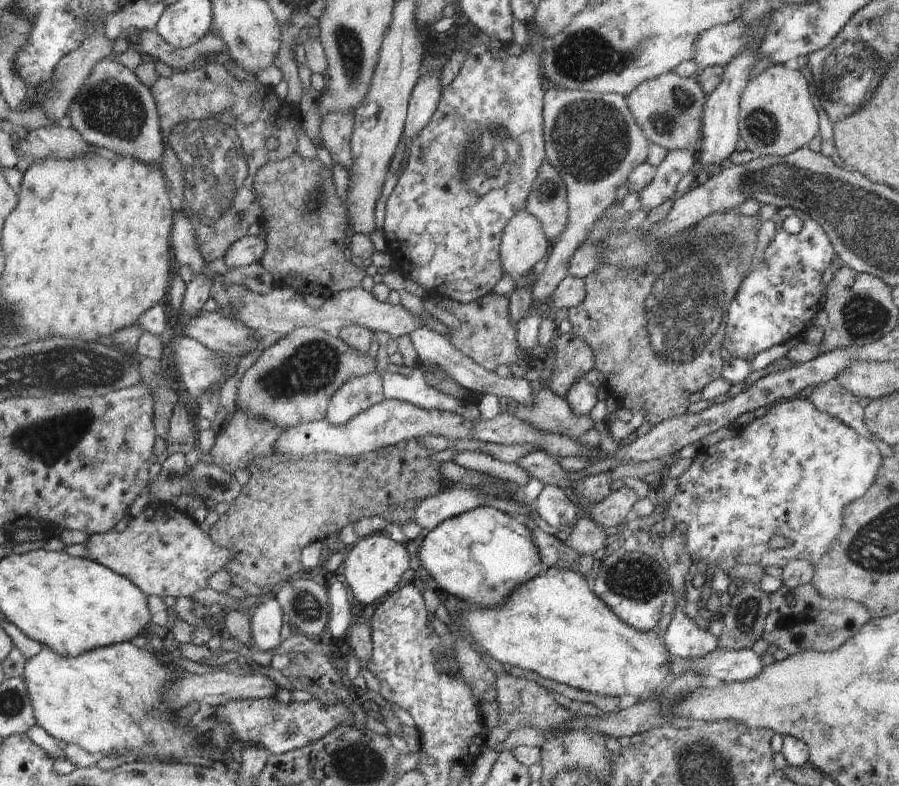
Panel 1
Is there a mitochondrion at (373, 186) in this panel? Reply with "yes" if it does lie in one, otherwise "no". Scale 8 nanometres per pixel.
no

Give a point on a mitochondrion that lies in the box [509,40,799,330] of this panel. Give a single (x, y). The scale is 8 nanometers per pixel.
(590, 140)

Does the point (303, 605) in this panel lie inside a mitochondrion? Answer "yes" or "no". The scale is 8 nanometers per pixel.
yes

